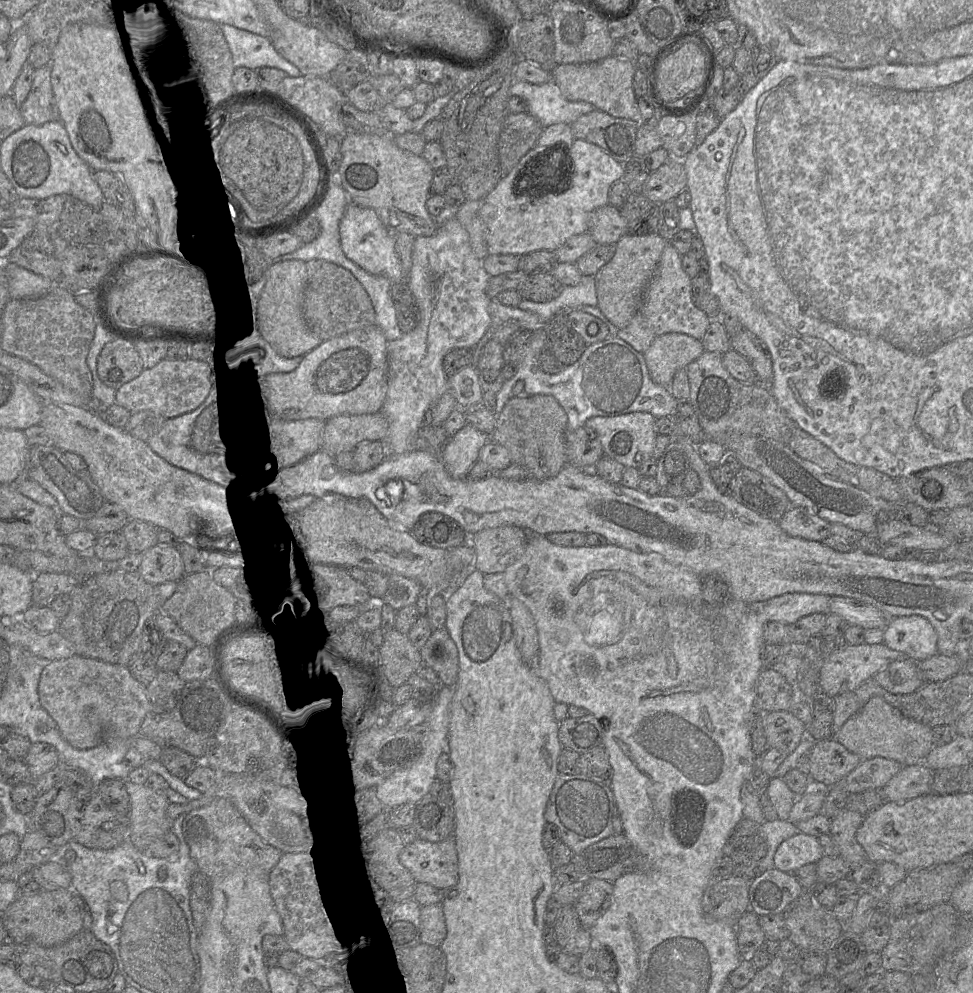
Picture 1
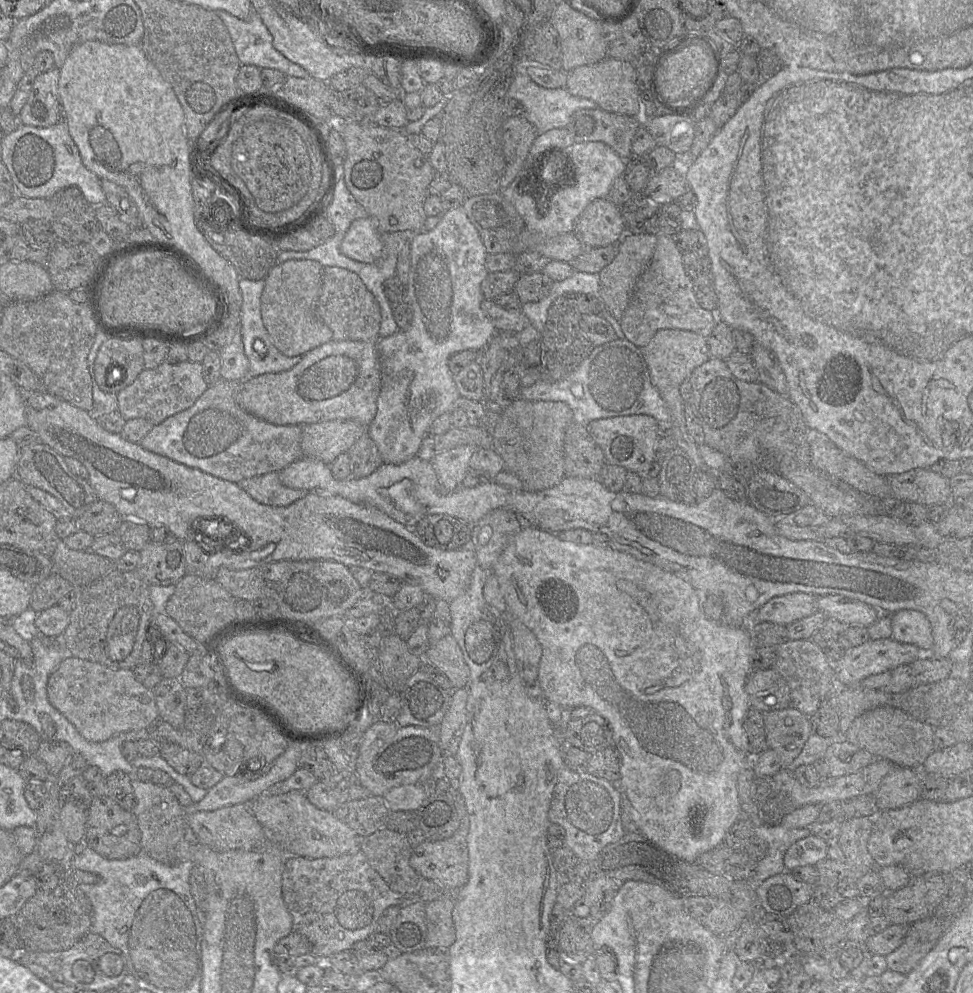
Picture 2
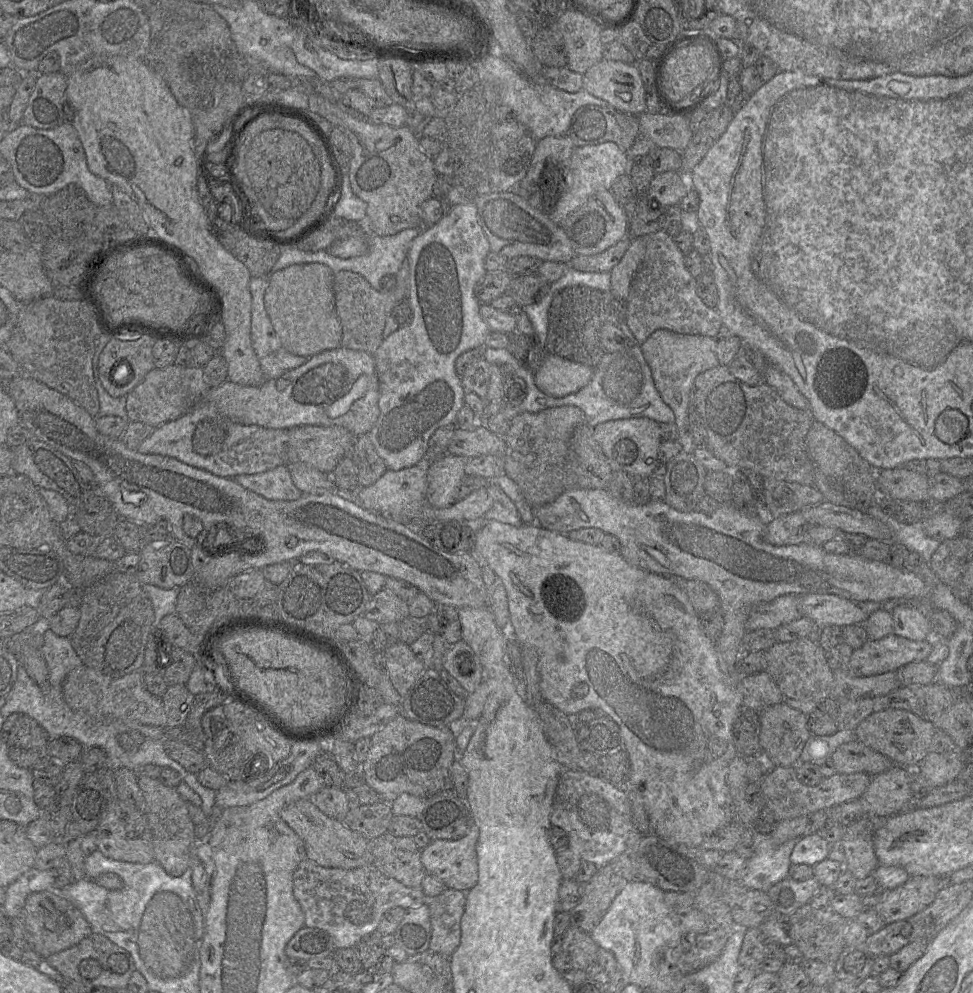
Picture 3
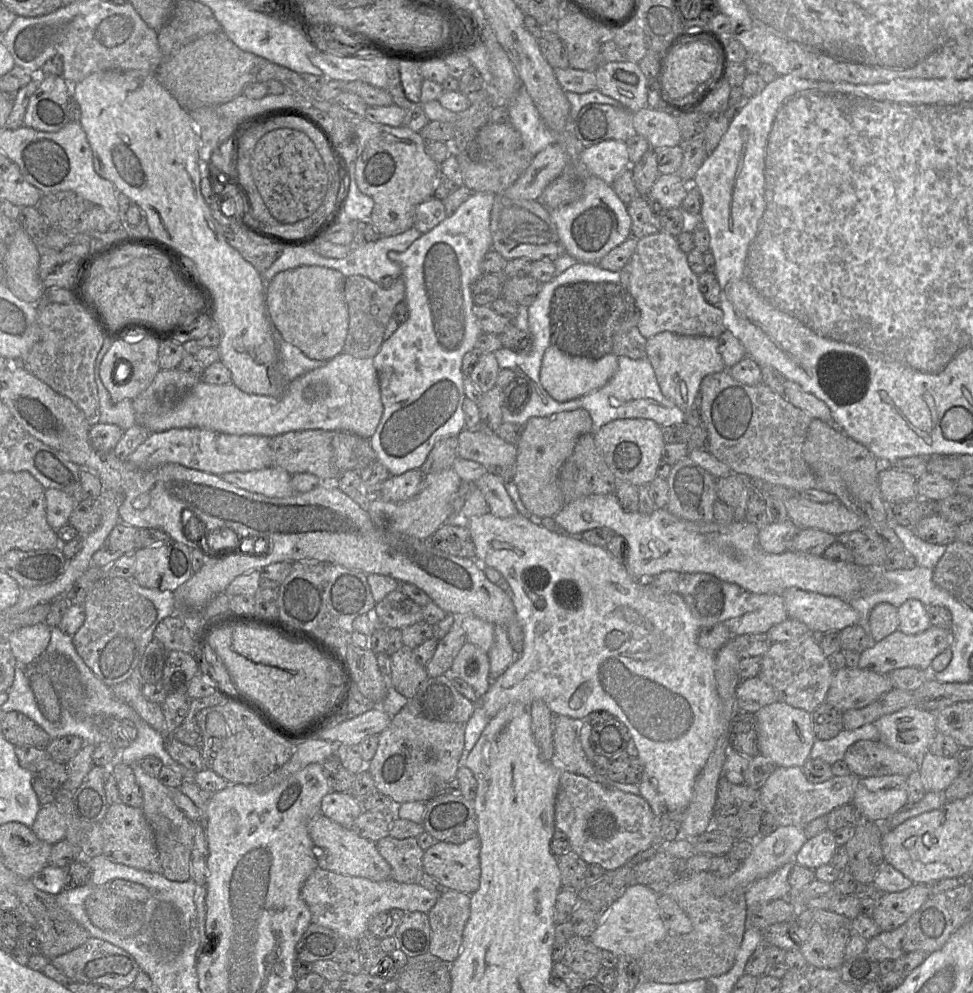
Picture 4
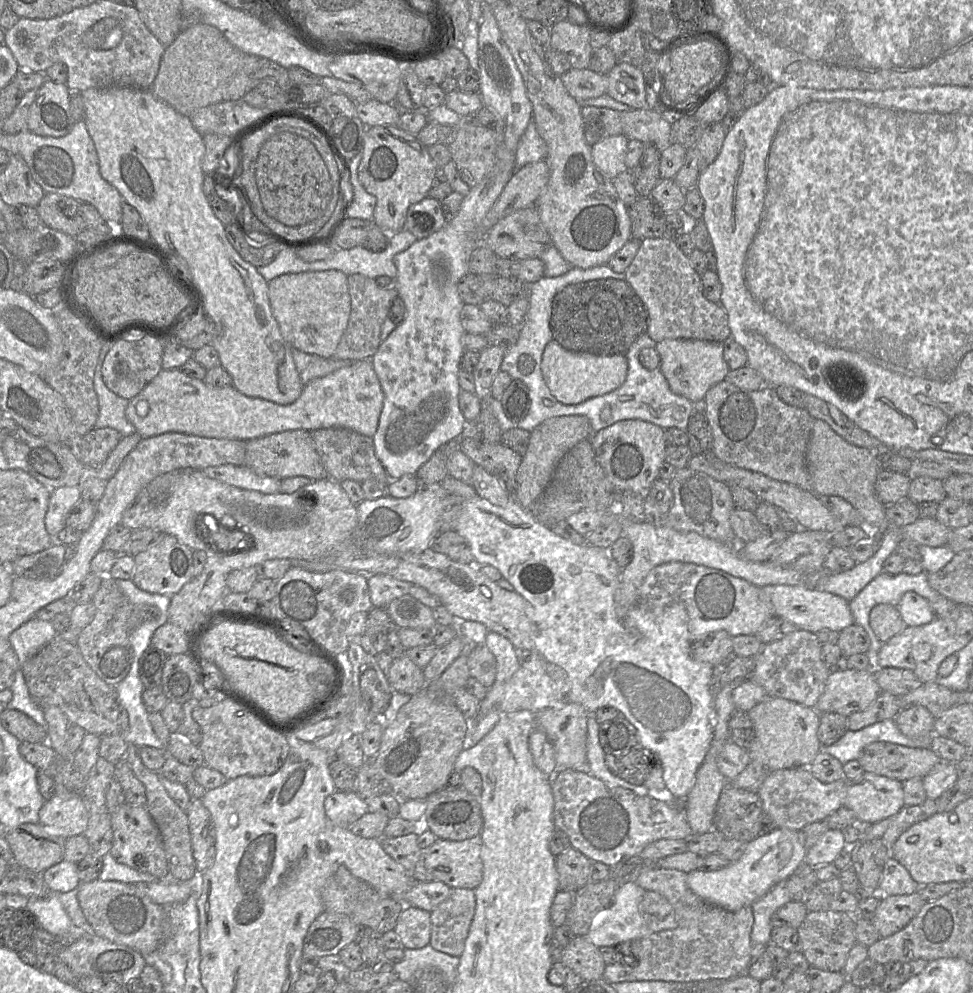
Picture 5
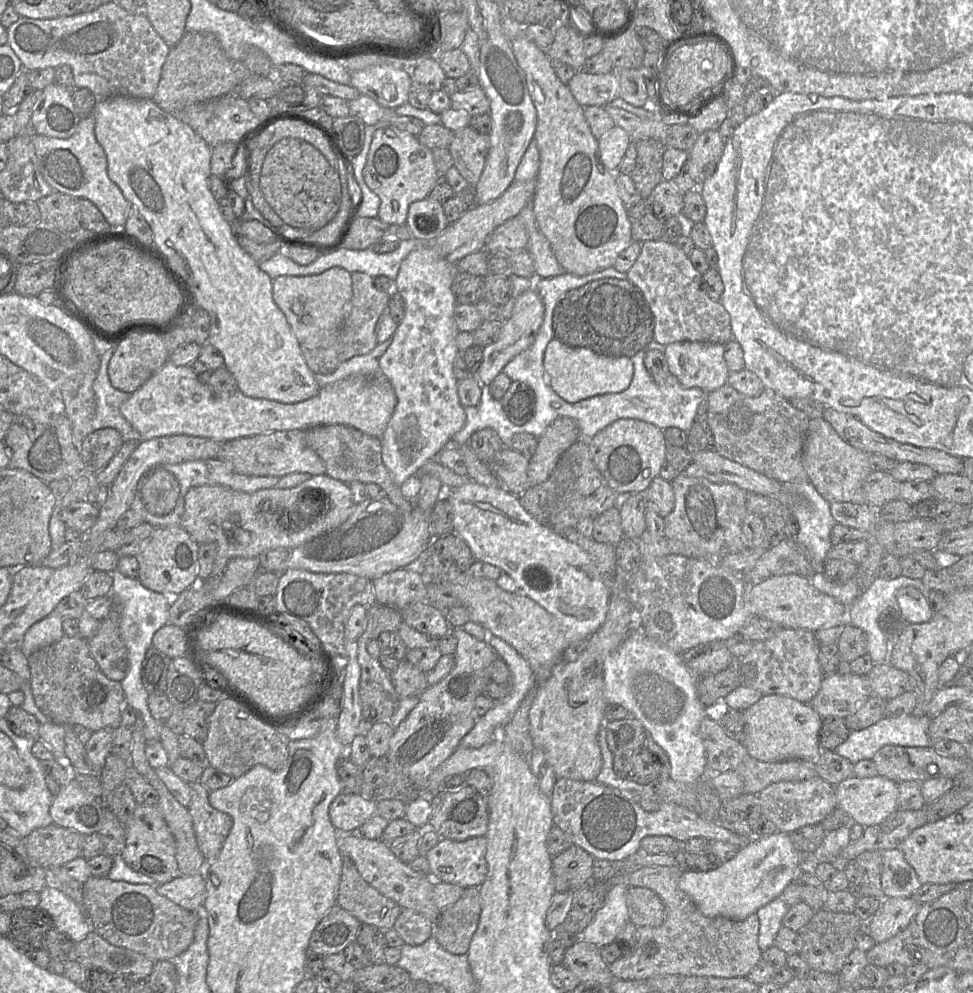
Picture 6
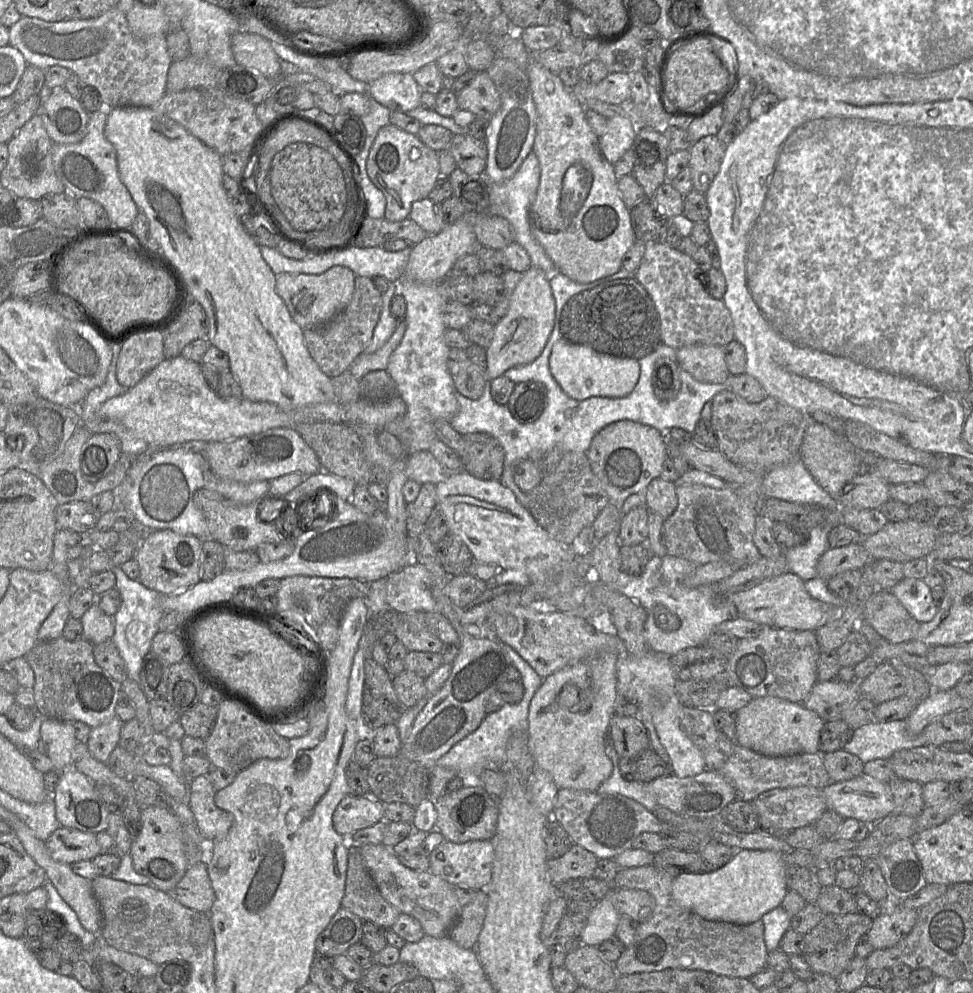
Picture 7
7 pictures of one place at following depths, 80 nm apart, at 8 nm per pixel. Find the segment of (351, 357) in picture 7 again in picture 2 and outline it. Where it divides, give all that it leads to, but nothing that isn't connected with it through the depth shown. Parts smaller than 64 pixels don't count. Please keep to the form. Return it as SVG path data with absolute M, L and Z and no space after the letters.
M324 267L317 316L332 331L332 340L378 343L381 312L373 294L354 272L341 267Z

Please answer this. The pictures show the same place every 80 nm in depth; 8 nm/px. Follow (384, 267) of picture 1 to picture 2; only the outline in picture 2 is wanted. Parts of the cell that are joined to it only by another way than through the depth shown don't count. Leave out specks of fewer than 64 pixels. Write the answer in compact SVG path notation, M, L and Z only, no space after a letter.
M368 215L354 220L342 240L342 254L359 262L373 263L382 256L382 251L382 234L374 220Z

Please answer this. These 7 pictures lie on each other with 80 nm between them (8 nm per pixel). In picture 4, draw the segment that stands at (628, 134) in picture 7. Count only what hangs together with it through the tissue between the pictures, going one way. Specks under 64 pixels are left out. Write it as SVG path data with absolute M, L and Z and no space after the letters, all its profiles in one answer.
M606 140L585 147L581 153L581 160L592 175L609 185L630 167L627 144L618 140Z

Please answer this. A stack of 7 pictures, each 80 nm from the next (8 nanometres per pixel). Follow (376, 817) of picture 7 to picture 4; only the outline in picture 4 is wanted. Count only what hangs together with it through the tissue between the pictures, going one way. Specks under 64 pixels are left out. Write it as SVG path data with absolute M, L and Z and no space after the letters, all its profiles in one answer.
M331 791L321 801L322 814L344 827L350 827L363 811L362 803L351 793Z

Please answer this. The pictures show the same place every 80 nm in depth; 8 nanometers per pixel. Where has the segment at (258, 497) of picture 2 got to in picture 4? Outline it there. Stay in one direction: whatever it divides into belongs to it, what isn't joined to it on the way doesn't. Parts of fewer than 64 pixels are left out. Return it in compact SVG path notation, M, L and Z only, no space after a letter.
M277 466L247 472L228 472L220 477L241 489L270 498L285 498L295 494L291 475Z

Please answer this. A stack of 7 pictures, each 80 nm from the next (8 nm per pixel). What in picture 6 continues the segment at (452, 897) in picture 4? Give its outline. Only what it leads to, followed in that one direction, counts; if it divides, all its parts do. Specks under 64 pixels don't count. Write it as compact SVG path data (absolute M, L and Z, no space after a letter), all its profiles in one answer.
M464 888L460 899L441 909L433 923L433 937L448 952L468 954L481 914L479 888Z

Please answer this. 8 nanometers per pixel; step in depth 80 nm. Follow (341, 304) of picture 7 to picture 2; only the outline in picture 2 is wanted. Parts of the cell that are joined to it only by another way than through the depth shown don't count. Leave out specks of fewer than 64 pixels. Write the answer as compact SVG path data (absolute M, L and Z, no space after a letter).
M288 260L276 264L265 278L265 288L261 295L263 324L274 346L285 356L302 356L313 348L333 339L332 331L317 316L316 304L321 292L324 267L313 260Z

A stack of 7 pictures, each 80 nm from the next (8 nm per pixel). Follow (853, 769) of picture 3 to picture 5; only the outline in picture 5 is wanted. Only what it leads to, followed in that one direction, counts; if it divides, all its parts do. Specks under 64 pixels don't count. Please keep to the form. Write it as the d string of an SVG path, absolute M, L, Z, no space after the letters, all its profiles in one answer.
M873 742L862 749L857 761L865 772L904 782L915 777L923 778L941 759L930 747Z

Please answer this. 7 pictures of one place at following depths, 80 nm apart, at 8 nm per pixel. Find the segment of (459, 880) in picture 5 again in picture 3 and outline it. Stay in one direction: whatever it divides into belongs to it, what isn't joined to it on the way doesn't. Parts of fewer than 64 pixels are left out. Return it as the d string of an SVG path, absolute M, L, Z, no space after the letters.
M473 827L467 835L456 840L433 840L421 849L420 860L426 873L443 883L446 889L462 892L471 890L478 881L478 860L476 844L479 836L478 827Z

